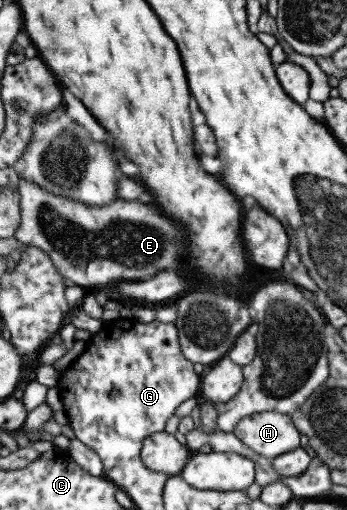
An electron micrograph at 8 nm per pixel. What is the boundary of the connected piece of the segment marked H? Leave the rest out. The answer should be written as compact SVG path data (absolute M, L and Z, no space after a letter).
M265 411L241 417L232 433L247 448L267 458L299 447L299 431L289 414Z

